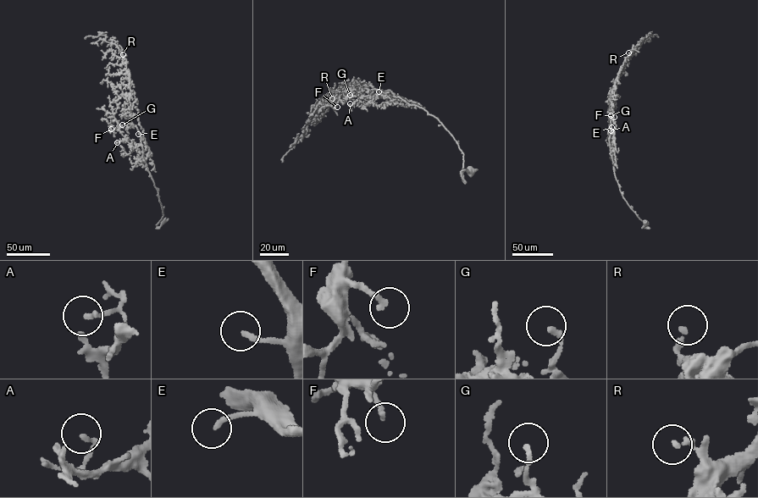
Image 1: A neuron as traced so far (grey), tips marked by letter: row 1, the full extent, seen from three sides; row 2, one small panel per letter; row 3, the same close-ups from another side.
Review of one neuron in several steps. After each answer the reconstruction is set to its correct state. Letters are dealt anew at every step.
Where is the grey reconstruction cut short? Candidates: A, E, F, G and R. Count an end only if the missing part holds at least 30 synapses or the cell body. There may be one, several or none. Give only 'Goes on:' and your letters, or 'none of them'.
Goes on: E

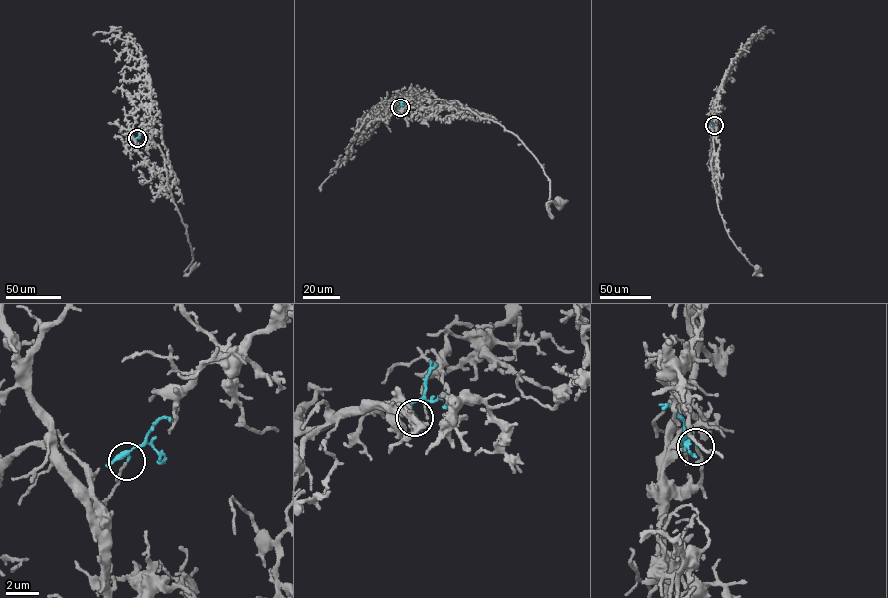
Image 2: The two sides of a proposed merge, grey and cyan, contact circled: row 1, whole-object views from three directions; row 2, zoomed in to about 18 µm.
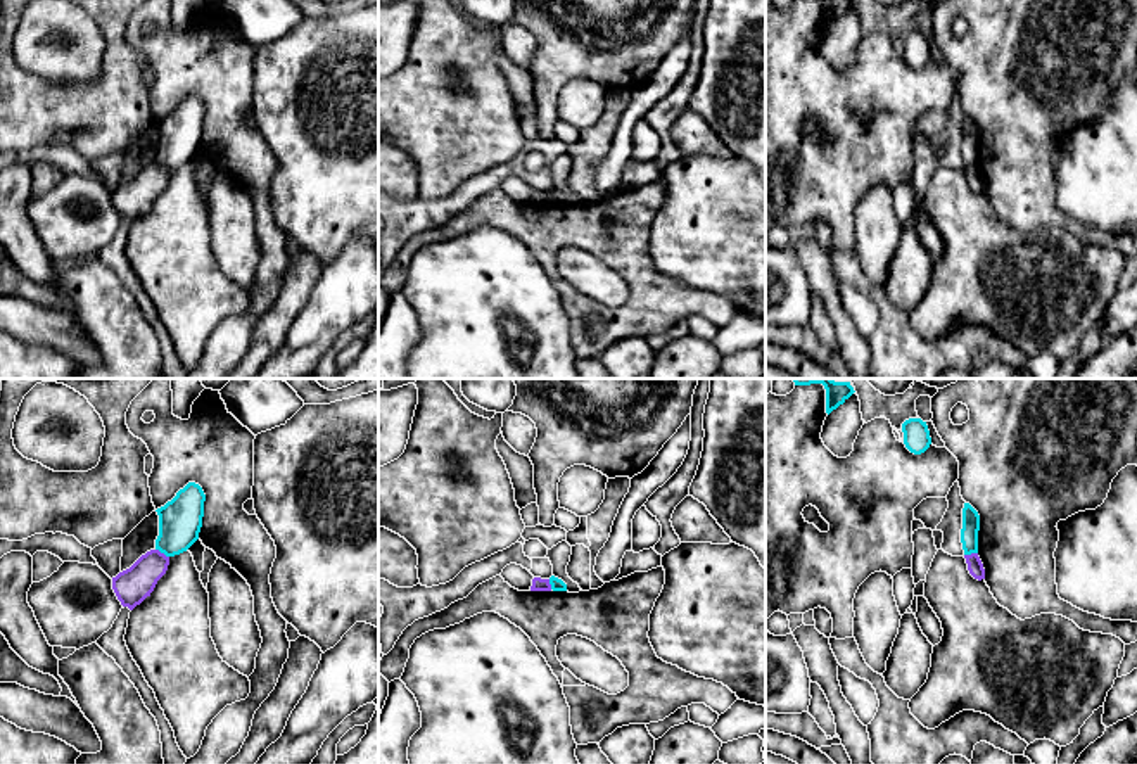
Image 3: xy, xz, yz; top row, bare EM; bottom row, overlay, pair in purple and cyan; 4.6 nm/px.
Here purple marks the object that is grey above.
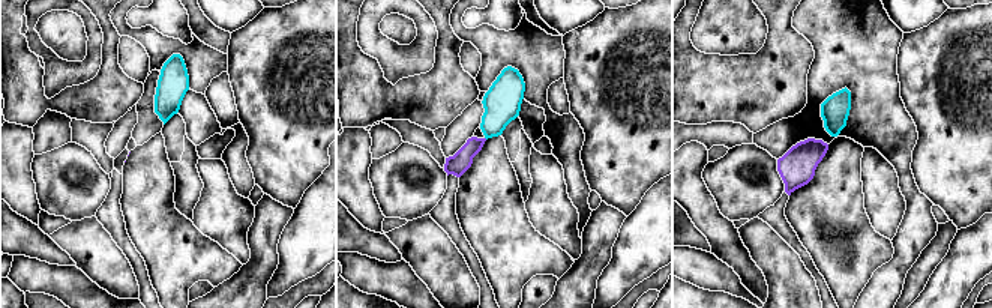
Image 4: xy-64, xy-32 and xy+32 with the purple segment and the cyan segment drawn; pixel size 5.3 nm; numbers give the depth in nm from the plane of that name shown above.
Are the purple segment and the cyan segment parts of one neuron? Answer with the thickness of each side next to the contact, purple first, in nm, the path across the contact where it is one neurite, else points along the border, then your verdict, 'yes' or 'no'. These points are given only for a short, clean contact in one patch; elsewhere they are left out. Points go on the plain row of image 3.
calibres 170 and 200 nm; border xy (156, 161), (168, 170); no

